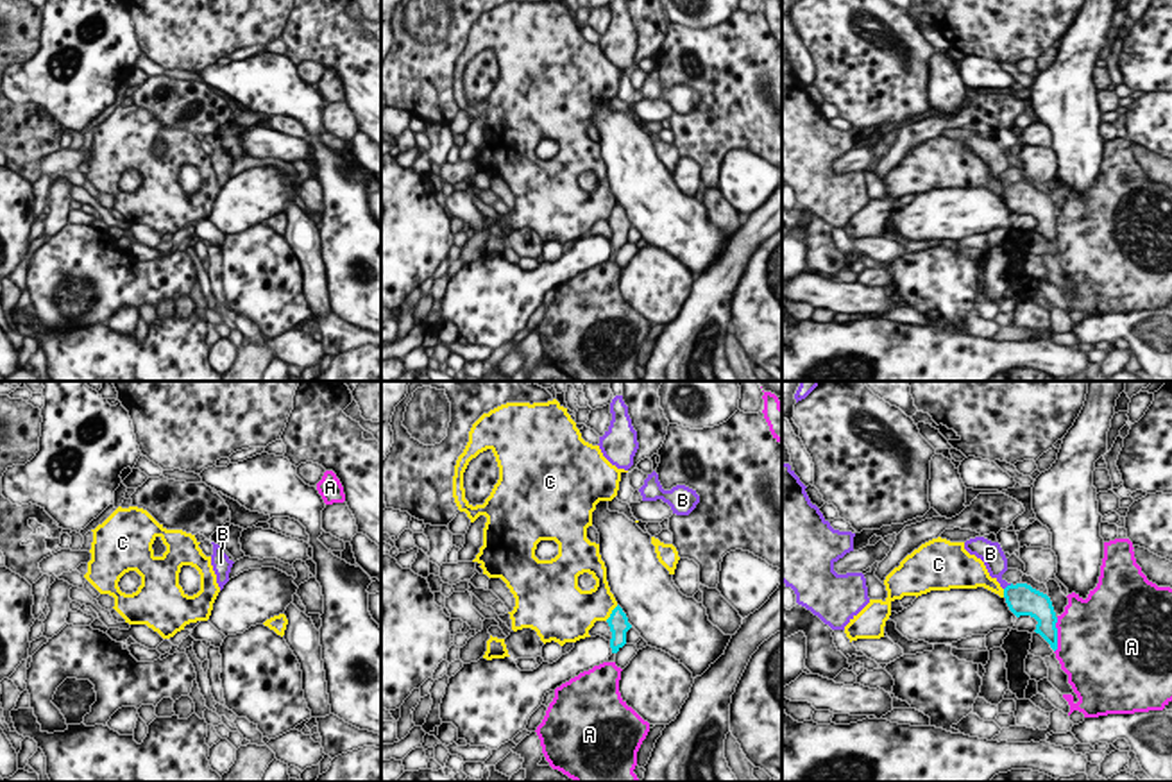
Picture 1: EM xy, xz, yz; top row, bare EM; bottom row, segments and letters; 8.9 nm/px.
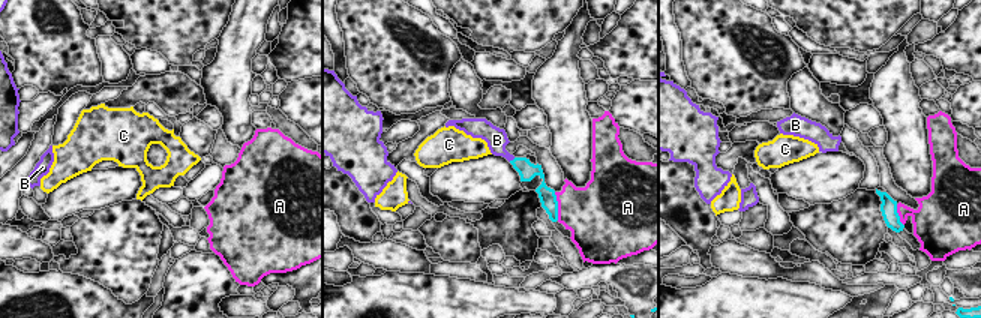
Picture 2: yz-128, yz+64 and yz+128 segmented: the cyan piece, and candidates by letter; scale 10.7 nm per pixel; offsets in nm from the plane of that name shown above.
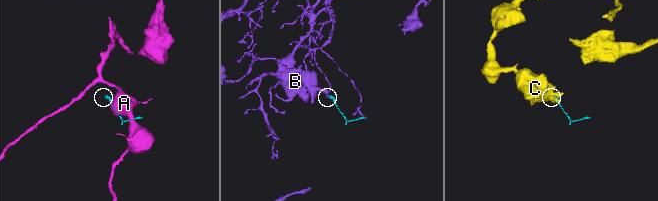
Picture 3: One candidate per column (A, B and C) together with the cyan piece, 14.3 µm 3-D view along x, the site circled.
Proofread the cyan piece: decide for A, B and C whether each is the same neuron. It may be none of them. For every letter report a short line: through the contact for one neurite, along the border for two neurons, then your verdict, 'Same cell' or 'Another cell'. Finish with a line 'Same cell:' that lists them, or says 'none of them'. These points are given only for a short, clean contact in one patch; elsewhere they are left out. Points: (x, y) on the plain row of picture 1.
A: Line: yz (1058, 217), (1054, 251). Another cell
B: Line: yz (1022, 199), (1008, 185), (999, 178), (995, 161). Same cell
C: Line: xz (618, 204), (605, 219). Another cell
Same cell: B

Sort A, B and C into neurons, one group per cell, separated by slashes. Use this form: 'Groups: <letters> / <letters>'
Groups: A / B / C

